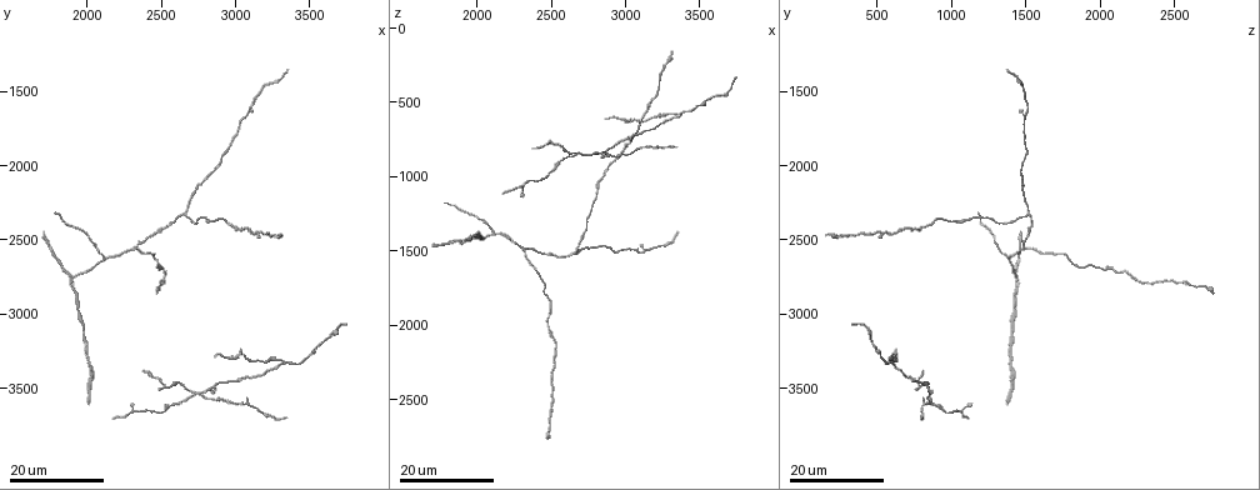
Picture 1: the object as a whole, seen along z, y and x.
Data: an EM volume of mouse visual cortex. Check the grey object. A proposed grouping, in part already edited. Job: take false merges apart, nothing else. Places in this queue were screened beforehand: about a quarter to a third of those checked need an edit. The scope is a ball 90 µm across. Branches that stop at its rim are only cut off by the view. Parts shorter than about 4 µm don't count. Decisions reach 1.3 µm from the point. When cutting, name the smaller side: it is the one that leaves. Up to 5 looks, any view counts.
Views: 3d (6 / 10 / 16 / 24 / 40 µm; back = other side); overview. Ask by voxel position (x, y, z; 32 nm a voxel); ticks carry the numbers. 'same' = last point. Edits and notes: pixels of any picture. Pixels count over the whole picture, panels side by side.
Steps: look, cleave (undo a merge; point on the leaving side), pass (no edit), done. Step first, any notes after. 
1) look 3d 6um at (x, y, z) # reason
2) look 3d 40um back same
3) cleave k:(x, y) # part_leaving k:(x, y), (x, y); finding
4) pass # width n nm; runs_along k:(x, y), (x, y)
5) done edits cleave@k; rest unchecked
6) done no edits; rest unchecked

look 3d 24um at (3340, 3340, 580) # four or more arms meet

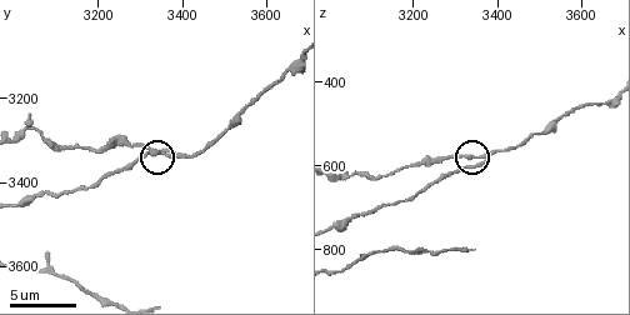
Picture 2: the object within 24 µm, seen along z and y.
look 3d 6um at (3340, 3325, 580)

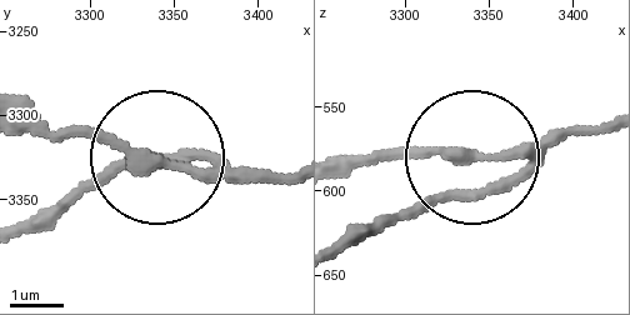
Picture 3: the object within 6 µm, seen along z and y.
cleave 3:(134, 175) # side_arm 18 um; part_leaving 3:(206, 179), (90, 139), (23, 139); a second neuron is stuck on

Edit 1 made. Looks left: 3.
look overview

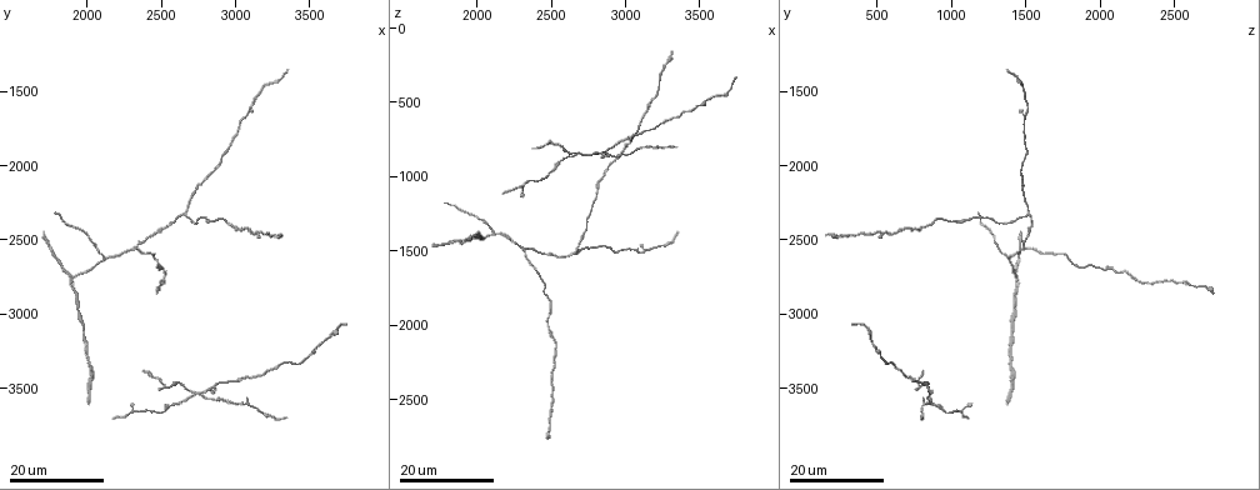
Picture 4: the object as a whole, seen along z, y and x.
look 3d 16um at (2760, 3540, 860) # two arms in line, one across

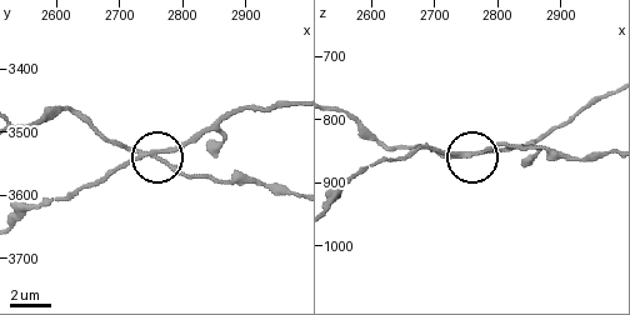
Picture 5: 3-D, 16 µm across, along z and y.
look 3d 10um at (2760, 3540, 855)

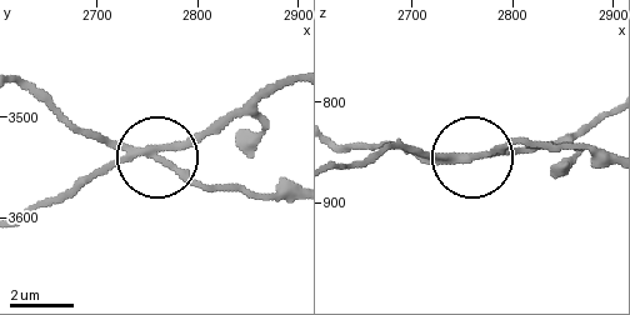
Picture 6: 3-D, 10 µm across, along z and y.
cleave 6:(99, 133) # width 200 nm; two neurons meet here

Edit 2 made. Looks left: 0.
done edits cleave@3, cleave@6; rest unchecked

